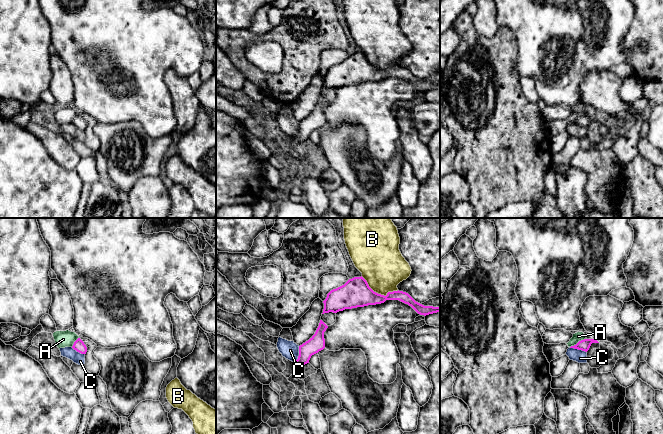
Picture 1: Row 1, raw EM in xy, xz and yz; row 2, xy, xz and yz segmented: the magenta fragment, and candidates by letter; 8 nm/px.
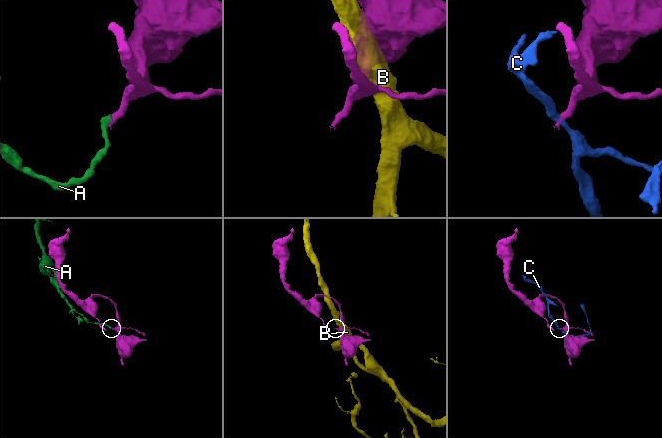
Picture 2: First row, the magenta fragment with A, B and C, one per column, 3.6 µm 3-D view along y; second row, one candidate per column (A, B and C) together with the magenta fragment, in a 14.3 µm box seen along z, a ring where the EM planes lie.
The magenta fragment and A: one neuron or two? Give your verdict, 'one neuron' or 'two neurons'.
two neurons

